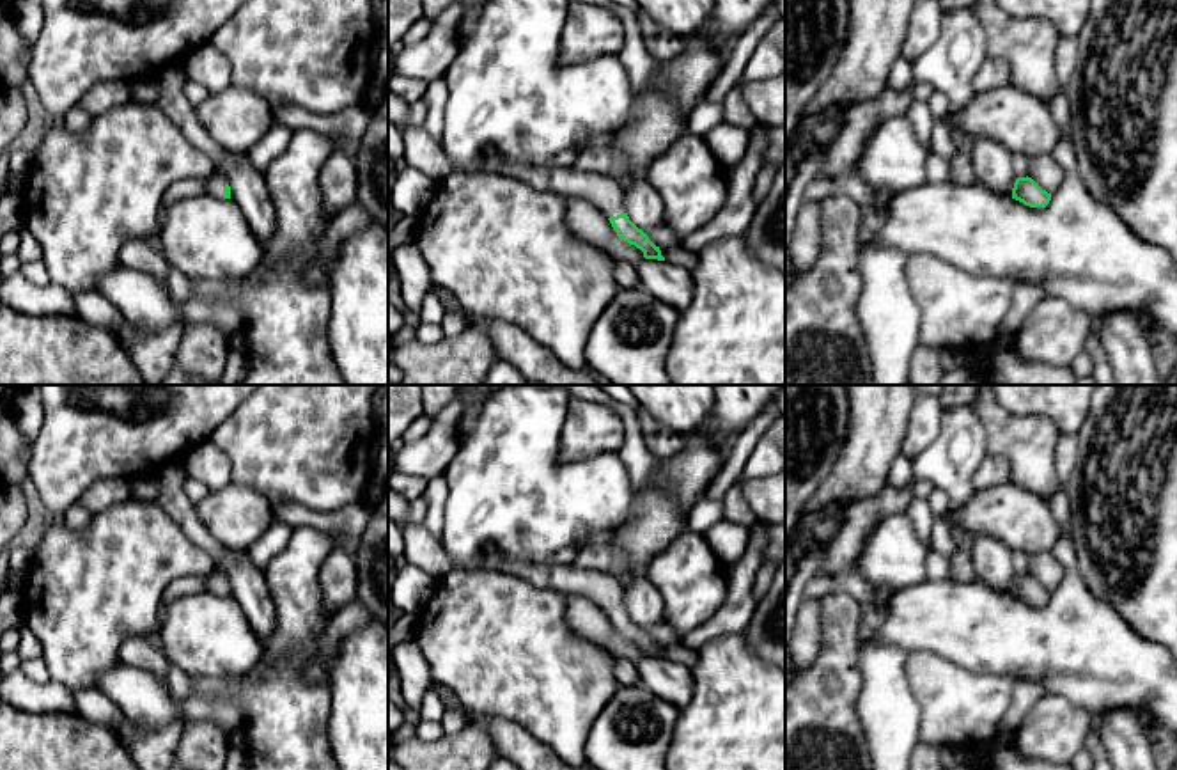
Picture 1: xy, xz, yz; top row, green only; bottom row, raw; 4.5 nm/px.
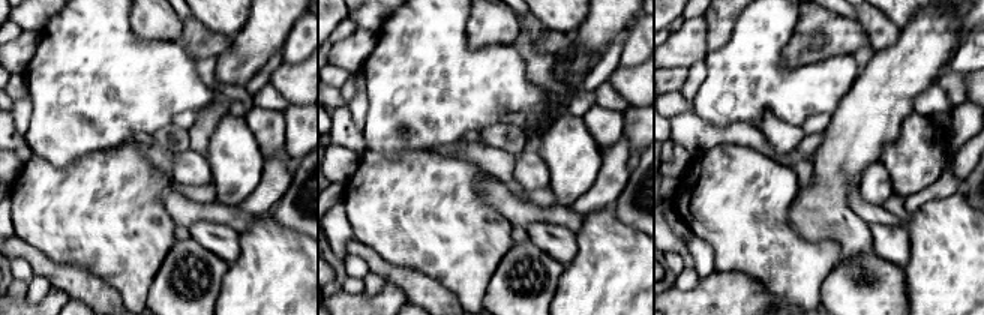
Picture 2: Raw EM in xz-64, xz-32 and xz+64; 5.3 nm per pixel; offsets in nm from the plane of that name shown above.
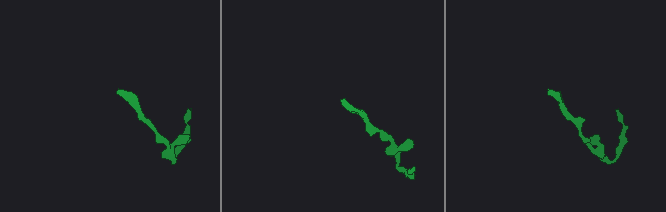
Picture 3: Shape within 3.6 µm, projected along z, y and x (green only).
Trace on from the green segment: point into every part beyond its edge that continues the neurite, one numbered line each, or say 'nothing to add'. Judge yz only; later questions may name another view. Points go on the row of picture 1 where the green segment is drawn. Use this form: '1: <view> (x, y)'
nothing to add

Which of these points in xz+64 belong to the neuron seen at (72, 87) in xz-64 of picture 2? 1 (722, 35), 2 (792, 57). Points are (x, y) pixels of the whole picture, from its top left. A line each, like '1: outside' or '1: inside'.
1: outside
2: outside

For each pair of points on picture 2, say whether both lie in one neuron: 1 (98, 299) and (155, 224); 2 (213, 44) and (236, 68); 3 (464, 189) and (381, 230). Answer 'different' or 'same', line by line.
1: different
2: different
3: same

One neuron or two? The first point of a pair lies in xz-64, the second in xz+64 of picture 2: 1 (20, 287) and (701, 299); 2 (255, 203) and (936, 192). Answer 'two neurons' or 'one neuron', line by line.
1: two neurons
2: one neuron

